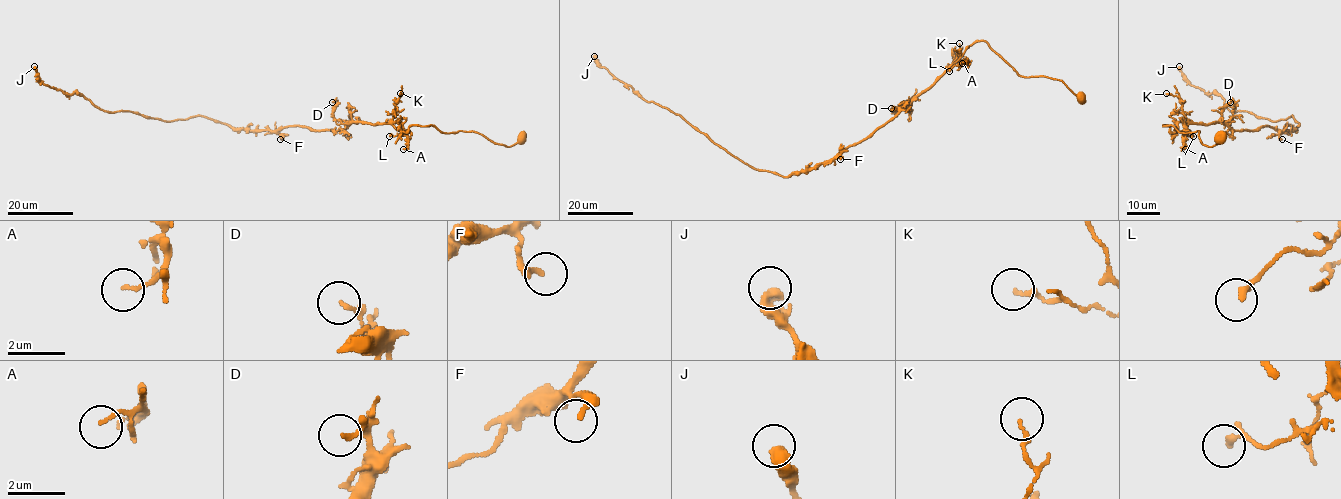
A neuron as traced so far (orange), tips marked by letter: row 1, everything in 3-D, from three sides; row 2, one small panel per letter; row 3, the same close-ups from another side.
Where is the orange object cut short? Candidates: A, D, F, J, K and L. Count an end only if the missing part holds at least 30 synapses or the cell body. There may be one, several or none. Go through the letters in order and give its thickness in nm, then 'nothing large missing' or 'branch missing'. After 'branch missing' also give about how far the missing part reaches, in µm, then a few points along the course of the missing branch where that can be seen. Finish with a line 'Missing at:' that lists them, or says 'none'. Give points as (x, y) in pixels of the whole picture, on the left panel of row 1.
A: calibre 120 nm; nothing large missing
D: calibre 110 nm; nothing large missing
F: calibre 260 nm; nothing large missing
J: calibre 480 nm; nothing large missing
K: calibre 180 nm; nothing large missing
L: calibre 150 nm; nothing large missing
Missing at: none

